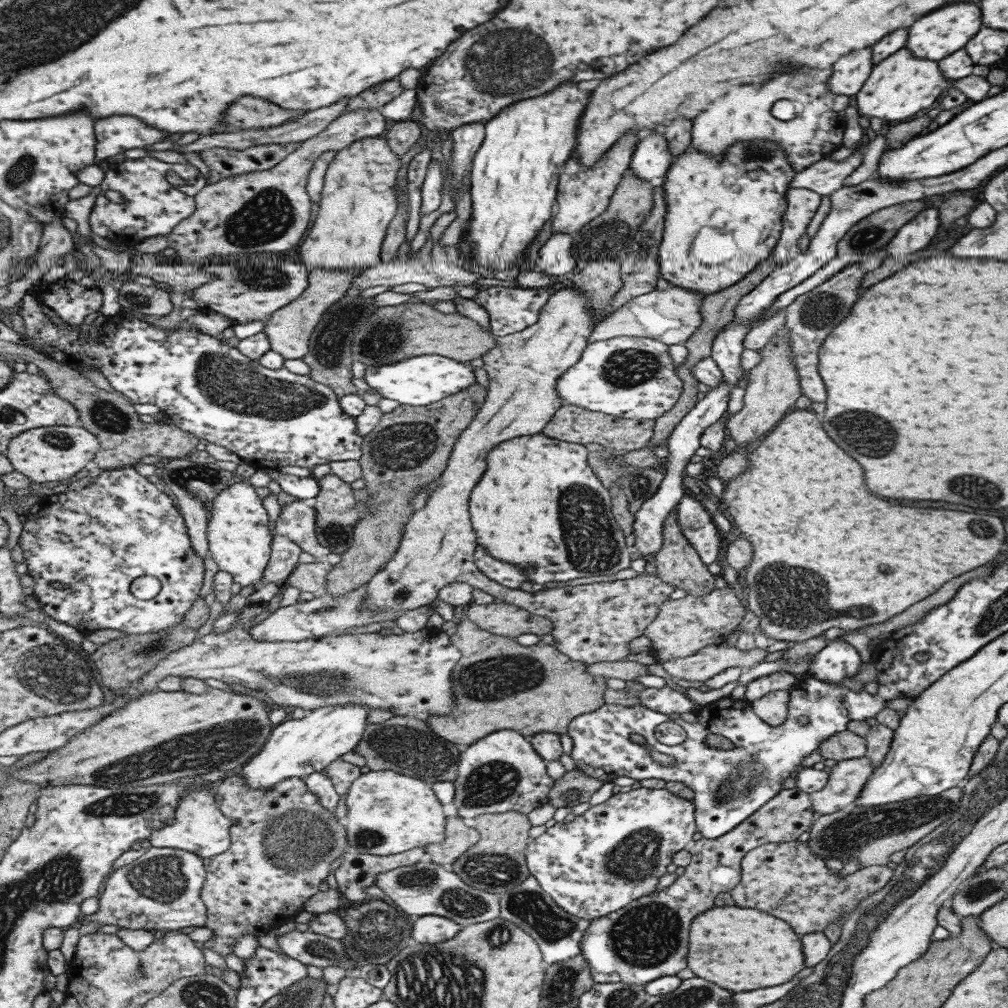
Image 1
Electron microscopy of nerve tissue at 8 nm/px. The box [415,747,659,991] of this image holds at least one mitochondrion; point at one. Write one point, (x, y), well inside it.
(551, 926)

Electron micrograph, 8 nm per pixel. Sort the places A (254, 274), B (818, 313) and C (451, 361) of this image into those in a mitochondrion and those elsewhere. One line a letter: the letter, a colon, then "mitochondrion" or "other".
A: mitochondrion
B: mitochondrion
C: other

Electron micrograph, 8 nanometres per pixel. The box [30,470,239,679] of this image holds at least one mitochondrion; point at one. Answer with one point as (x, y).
(155, 645)

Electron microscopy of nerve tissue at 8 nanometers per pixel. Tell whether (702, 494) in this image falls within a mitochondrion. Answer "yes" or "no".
no

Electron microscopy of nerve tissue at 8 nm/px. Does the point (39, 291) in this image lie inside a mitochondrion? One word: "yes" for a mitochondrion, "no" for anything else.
no

